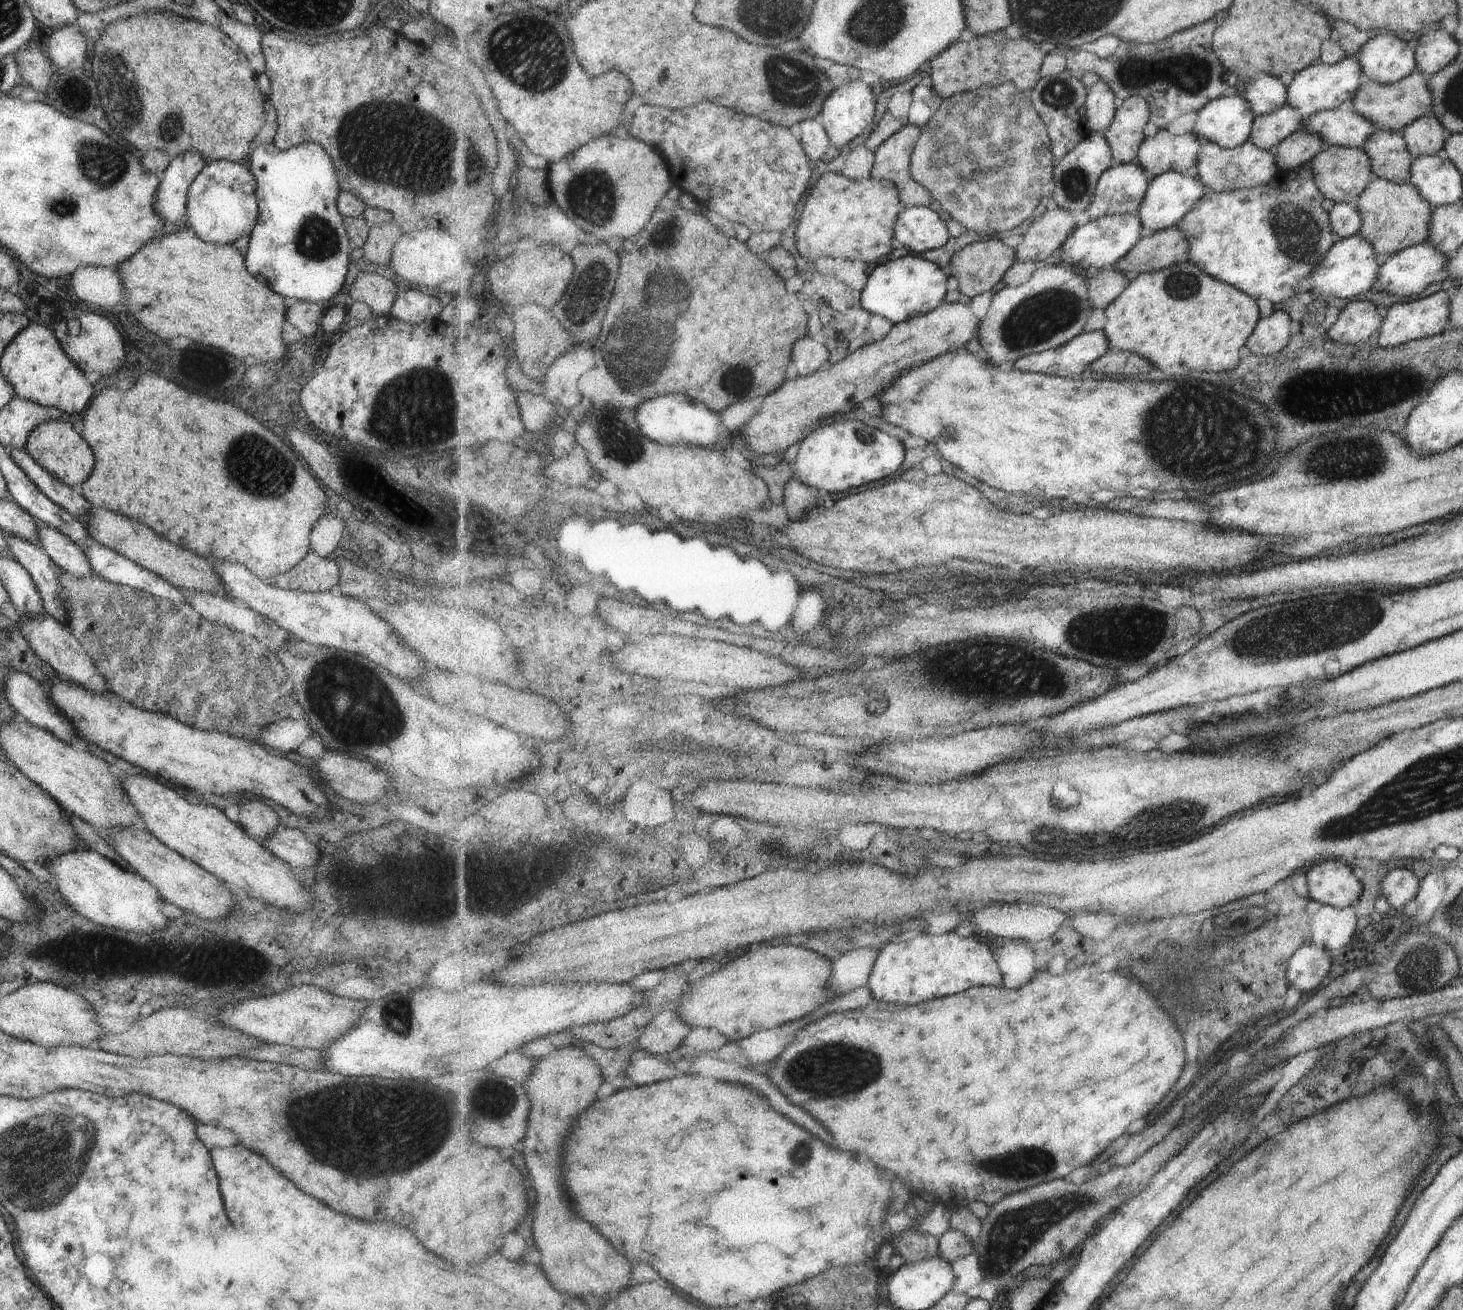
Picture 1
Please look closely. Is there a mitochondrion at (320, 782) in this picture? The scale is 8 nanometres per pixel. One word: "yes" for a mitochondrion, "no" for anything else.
no

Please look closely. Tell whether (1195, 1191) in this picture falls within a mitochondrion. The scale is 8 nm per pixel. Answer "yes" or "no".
no

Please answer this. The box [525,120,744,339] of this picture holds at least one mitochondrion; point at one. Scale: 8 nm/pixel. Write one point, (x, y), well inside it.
(588, 194)

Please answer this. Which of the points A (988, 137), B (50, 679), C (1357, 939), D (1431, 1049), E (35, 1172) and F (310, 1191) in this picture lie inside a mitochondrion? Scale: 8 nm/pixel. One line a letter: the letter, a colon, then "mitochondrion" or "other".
A: mitochondrion
B: other
C: other
D: other
E: mitochondrion
F: other

